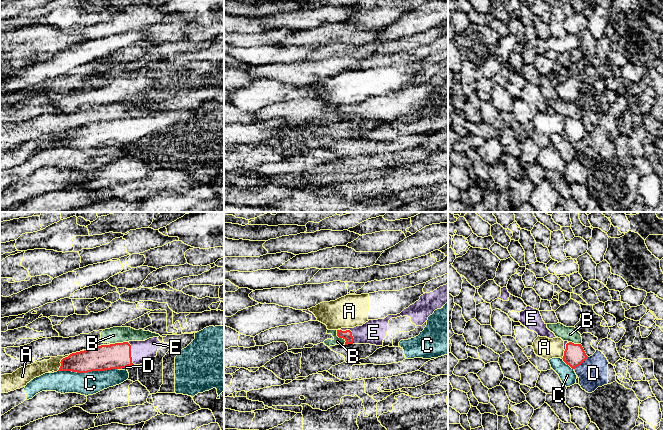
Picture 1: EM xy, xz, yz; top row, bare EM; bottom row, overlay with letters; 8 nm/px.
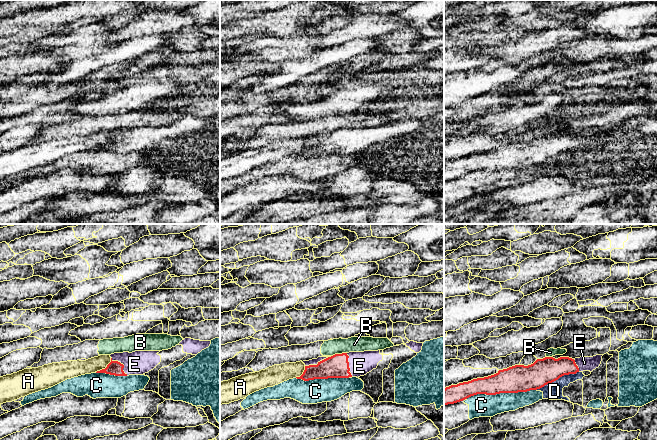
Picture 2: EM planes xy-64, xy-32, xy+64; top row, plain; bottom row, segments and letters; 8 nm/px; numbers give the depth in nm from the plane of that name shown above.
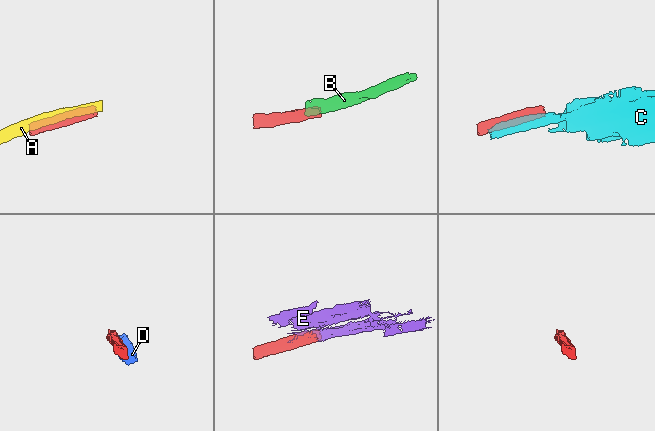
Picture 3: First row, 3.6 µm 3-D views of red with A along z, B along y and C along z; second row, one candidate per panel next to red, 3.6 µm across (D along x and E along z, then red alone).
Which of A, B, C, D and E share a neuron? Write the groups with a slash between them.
A / B / C D / E

